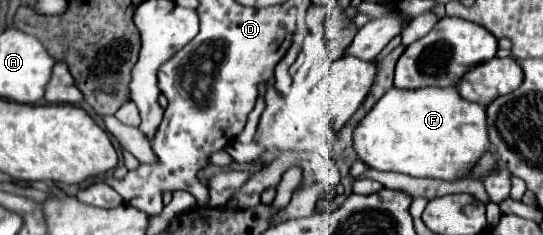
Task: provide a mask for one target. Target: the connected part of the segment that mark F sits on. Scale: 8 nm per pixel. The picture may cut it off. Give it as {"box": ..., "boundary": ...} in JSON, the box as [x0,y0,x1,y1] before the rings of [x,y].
{"box":[352,87,486,181],"boundary":[[[392,87],[376,101],[352,133],[352,147],[356,149],[358,159],[370,169],[446,181],[462,179],[466,169],[470,171],[472,165],[486,153],[486,145],[486,109],[478,103],[462,99],[452,87],[424,87],[418,91],[402,91]]]}

